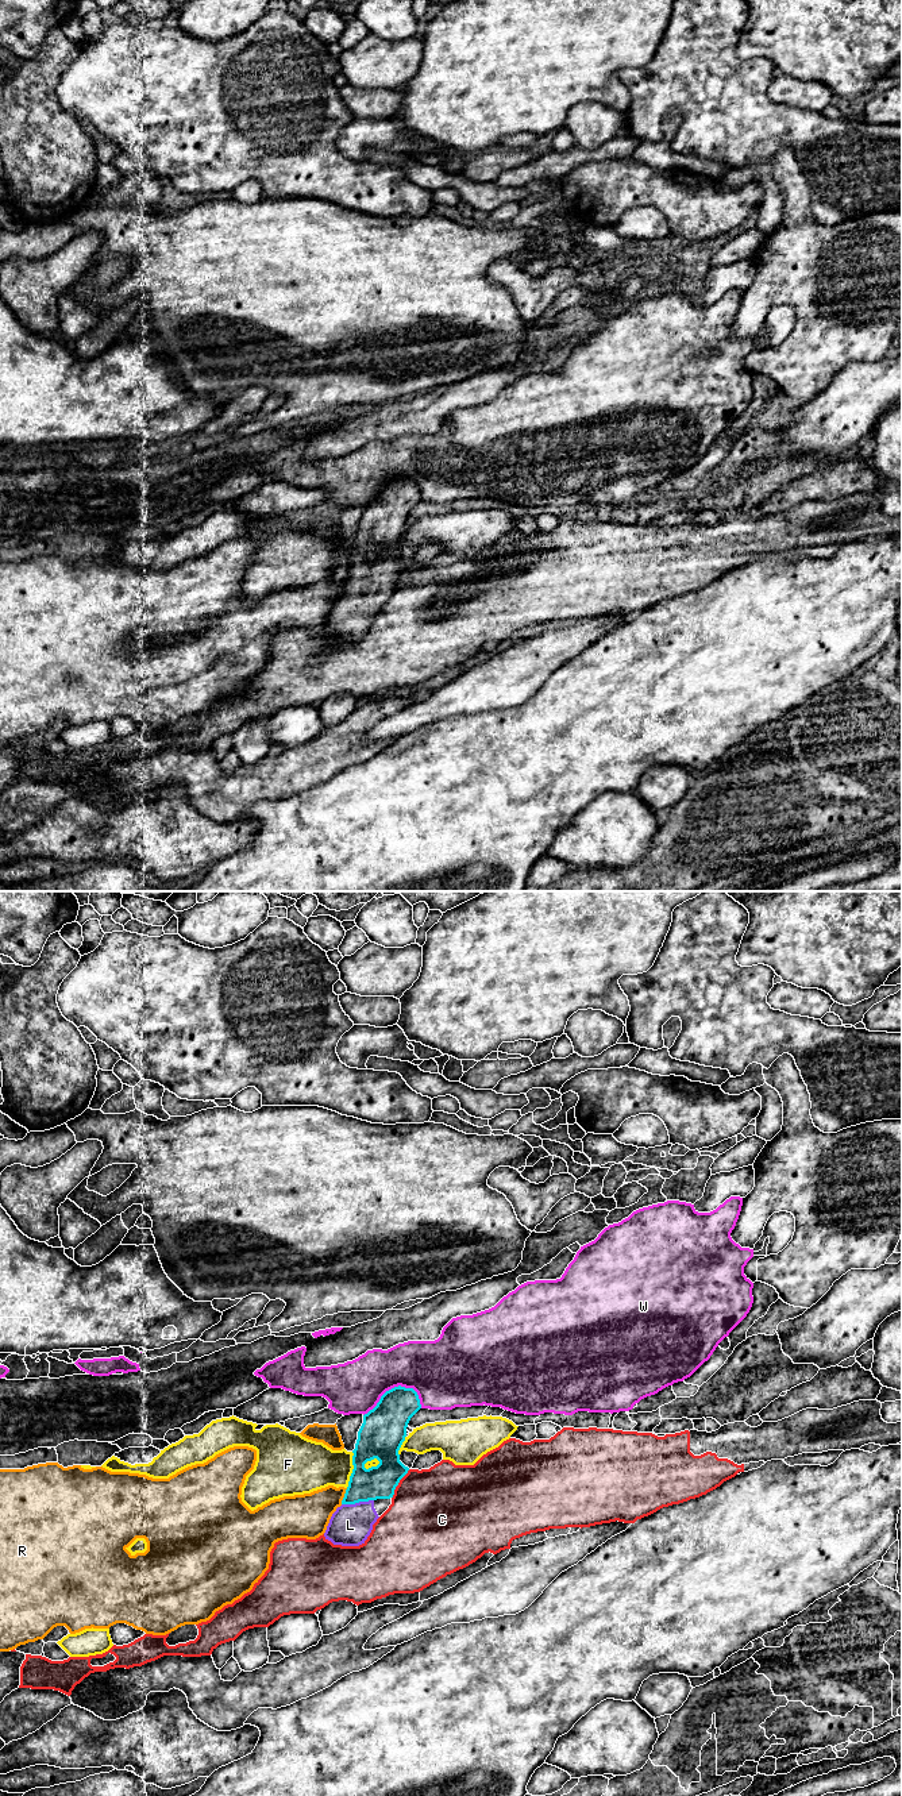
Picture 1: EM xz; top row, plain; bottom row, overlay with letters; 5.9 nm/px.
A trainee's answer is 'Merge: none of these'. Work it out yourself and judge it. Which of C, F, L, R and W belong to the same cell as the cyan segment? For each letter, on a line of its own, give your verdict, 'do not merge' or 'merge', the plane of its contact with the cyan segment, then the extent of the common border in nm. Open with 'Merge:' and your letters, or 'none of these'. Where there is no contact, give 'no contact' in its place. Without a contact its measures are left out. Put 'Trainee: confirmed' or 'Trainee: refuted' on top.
Trainee: refuted
Merge: L
C: do not merge; meets cyan in xz; contact 200 nm long
F: do not merge; meets cyan in xz; contact 220 nm long
L: merge; meets cyan in xz; contact 190 nm long
R: do not merge; meets cyan in xz; contact 100 nm long
W: do not merge; meets cyan in xz; contact 360 nm long

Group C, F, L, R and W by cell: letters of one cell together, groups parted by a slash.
C / F / L / R / W

